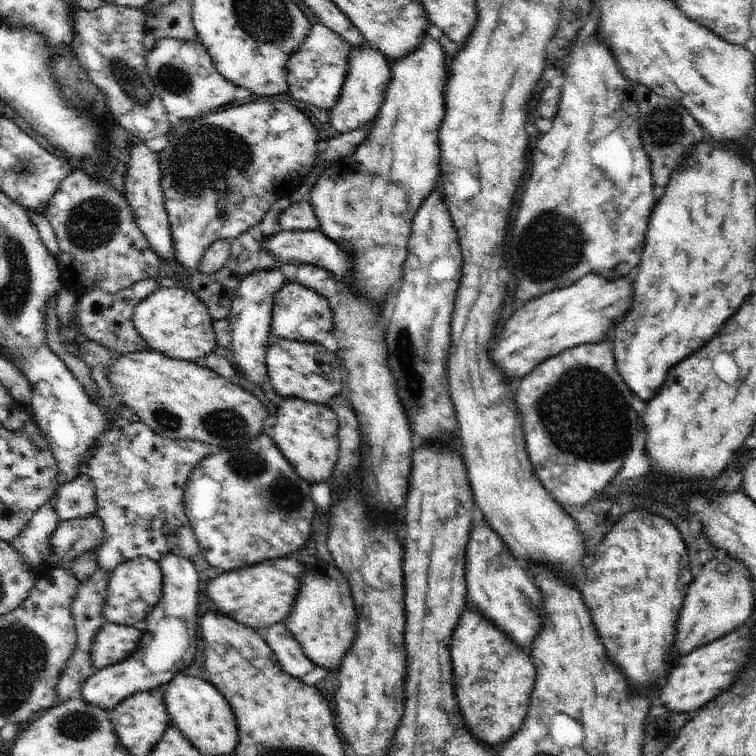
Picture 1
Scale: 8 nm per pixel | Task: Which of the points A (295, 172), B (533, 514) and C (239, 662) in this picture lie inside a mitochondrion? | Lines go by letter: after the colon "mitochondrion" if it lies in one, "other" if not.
A: other
B: other
C: other

